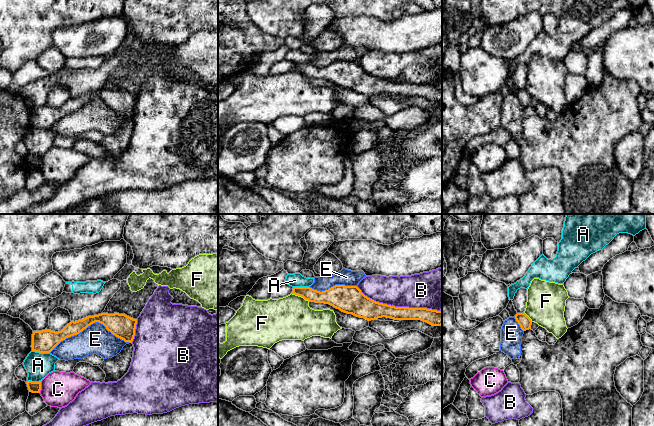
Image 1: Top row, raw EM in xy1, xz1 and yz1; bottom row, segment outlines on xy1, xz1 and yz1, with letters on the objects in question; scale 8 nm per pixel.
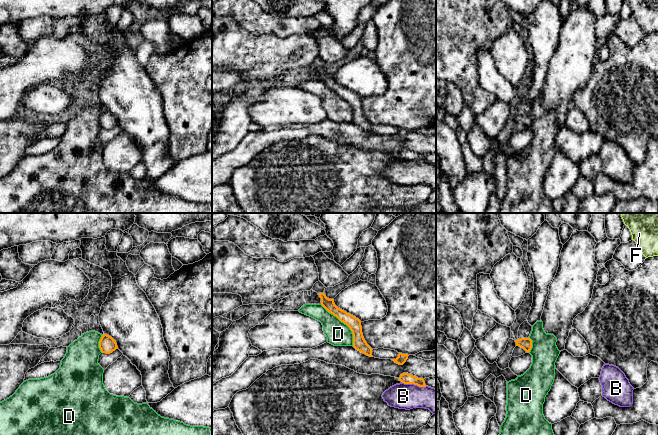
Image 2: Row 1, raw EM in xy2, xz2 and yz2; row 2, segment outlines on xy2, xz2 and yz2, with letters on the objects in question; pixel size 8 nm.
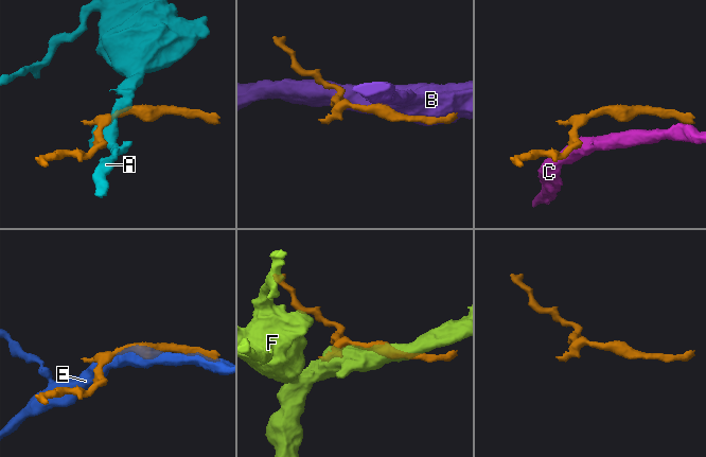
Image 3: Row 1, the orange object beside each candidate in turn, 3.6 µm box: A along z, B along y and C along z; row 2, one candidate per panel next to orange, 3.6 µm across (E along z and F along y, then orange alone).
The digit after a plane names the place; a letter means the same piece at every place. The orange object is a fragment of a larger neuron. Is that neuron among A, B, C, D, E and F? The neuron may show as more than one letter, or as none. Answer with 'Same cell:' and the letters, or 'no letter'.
Same cell: no letter

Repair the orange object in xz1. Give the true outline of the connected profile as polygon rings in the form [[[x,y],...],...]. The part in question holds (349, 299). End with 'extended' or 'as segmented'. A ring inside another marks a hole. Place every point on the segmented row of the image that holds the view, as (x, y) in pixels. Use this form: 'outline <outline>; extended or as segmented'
outline [[[335,285],[322,292],[310,287],[293,287],[292,294],[309,302],[329,304],[368,321],[386,317],[394,320],[421,320],[432,326],[442,325],[442,311],[379,303],[365,296],[357,286]]]; as segmented

